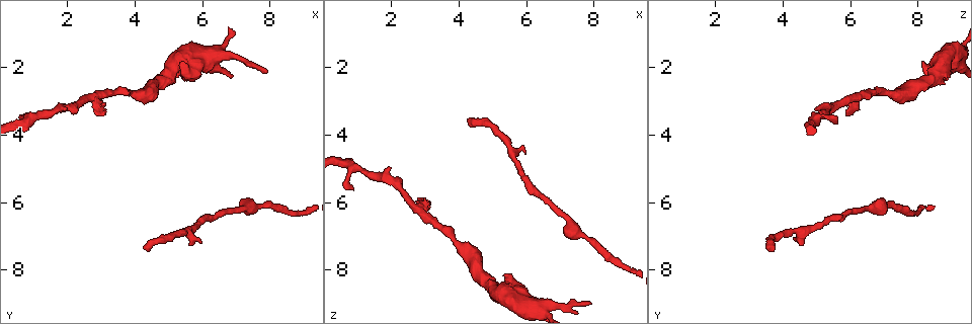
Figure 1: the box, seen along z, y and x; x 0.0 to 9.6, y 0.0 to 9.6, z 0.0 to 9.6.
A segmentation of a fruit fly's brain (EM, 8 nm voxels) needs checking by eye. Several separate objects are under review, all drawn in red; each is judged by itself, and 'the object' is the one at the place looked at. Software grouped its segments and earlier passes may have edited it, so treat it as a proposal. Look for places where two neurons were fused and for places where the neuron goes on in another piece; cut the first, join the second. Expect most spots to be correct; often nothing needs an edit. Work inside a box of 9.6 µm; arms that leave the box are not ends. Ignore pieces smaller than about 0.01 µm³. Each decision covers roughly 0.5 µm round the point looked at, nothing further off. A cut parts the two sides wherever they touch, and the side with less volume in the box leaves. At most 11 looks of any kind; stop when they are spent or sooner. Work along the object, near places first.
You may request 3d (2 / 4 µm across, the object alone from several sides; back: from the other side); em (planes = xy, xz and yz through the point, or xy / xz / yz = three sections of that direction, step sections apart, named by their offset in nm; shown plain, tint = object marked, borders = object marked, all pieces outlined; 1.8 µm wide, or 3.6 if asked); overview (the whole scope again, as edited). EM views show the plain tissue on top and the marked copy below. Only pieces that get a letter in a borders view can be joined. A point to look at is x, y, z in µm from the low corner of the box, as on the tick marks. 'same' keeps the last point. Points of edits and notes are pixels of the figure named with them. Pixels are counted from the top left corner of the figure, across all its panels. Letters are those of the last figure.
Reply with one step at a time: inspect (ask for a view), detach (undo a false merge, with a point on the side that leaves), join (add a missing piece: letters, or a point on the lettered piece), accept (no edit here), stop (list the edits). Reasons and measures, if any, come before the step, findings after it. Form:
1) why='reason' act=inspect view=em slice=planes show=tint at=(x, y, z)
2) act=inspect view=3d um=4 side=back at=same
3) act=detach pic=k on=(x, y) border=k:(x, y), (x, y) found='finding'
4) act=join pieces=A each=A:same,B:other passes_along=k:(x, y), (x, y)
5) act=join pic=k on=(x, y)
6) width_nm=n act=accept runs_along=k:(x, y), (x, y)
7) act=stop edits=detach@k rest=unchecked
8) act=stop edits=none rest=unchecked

act=inspect view=3d um=4 at=(8.00, 2.20, 8.95)

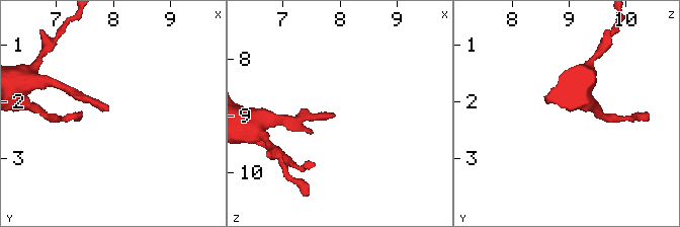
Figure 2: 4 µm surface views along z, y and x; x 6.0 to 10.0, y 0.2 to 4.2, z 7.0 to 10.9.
act=inspect view=em slice=planes show=borders at=(7.95, 2.10, 9.00)

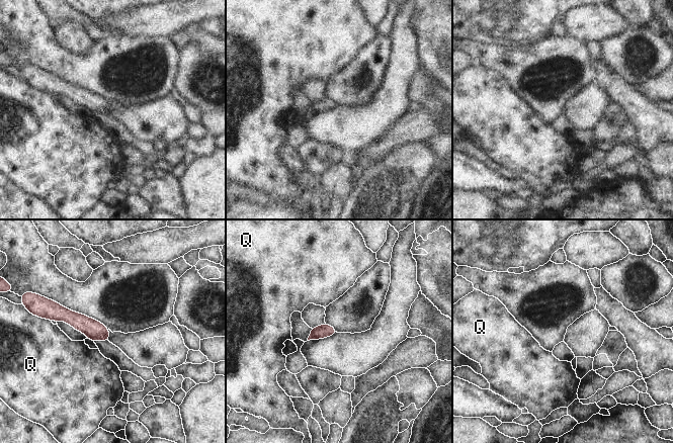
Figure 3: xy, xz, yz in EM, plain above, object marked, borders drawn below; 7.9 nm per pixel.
width_nm=110 act=accept each=Q:other runs_along=3:(56, 312), (106, 337) found='none of them fits'

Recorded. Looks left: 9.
why='branch stops here' act=inspect view=3d um=2 at=(6.00, 7.15, 4.50)

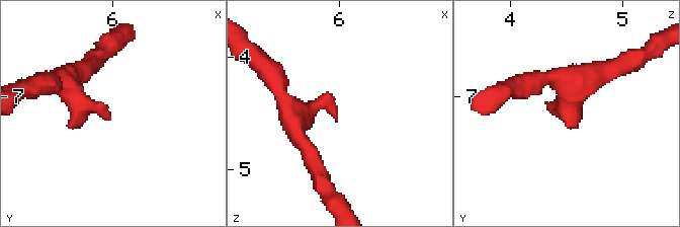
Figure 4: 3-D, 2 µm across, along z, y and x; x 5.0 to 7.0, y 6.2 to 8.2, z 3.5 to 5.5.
why='need the tissue' act=inspect view=em slice=xz step=8 show=borders at=(5.98, 7.22, 4.54)

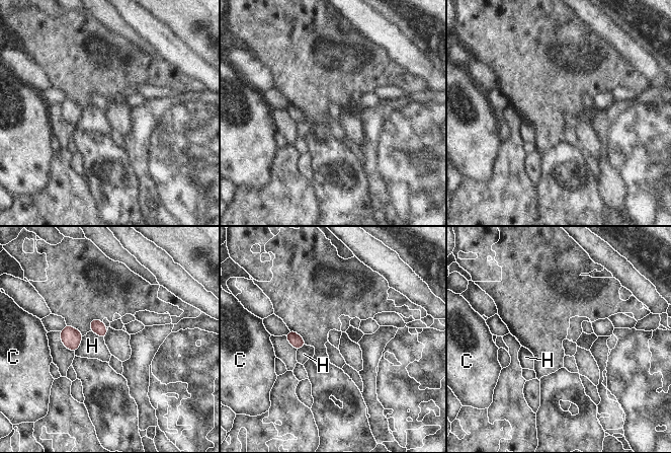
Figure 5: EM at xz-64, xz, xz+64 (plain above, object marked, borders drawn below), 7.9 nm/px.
why='cut it another way' act=inspect view=em slice=planes show=borders at=same

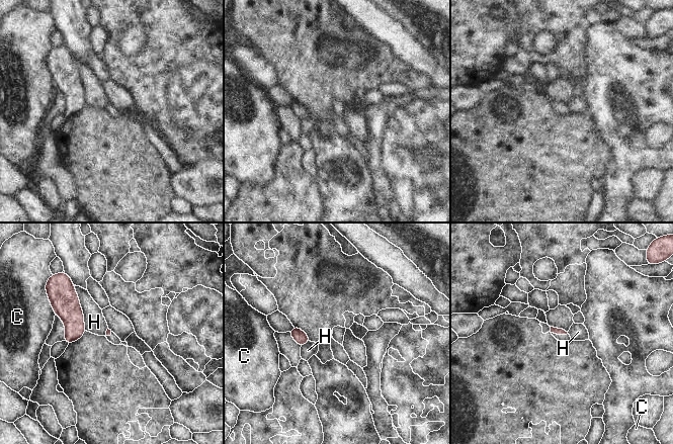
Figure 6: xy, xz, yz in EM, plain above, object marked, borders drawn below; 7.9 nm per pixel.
act=accept each=C:other,H:other border=6:(73, 285), (86, 330) found='no lettered piece goes on from it'

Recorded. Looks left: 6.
act=inspect view=em slice=yz step=4 show=borders at=(4.30, 7.40, 3.60)

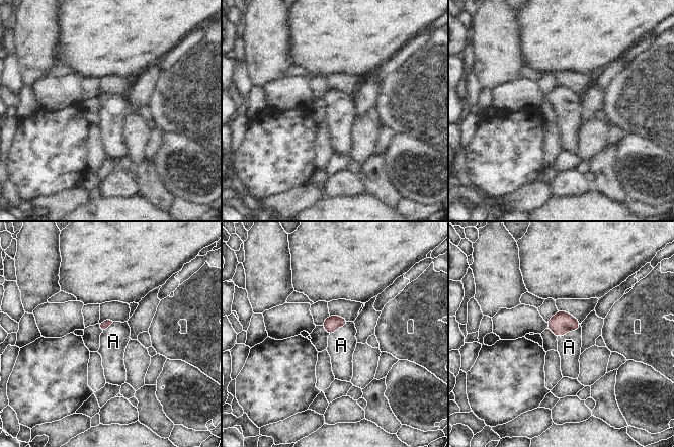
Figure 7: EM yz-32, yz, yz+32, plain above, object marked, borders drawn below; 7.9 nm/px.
act=join pic=7 on=(569, 347) each=A:same passes_along=7:(562, 322), (569, 330), (569, 347) found='the neuron continues'

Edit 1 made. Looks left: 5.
why='thick turns thin' act=inspect view=em slice=xy step=8 show=borders at=(4.00, 2.85, 7.20)

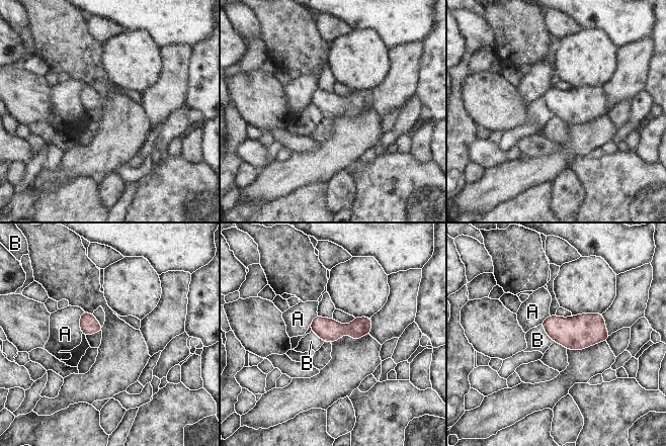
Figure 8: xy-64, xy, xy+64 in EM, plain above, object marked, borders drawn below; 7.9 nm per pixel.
act=inspect view=em slice=planes show=borders at=same

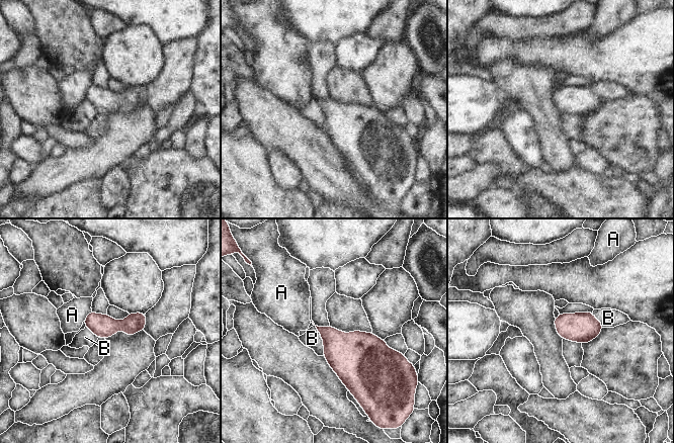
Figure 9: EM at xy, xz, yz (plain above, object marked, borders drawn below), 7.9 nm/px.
act=accept each=A:other,B:other border=9:(314, 325), (321, 336), (324, 355) found='all the same neuron'

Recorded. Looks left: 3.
act=stop edits=join@7 rest=unchecked

